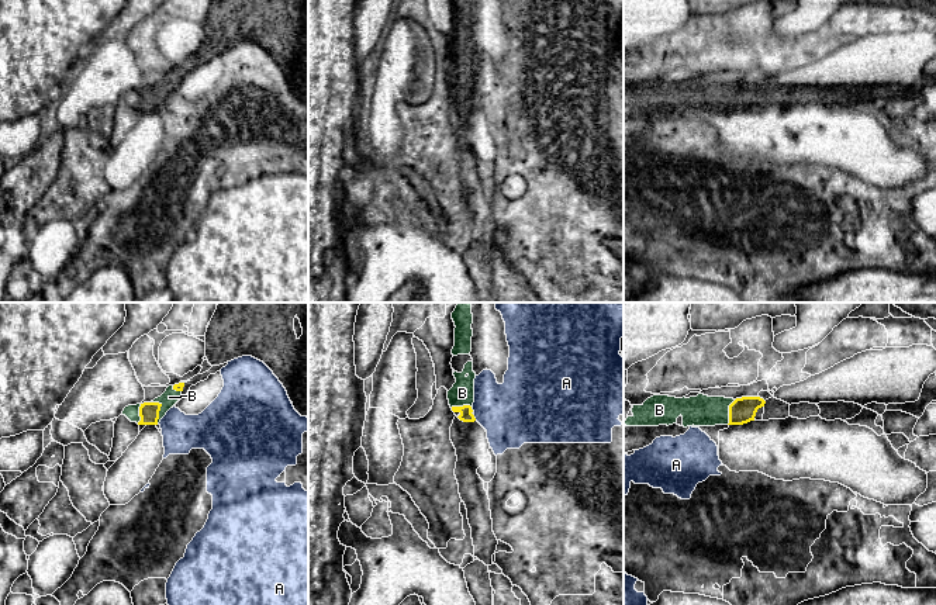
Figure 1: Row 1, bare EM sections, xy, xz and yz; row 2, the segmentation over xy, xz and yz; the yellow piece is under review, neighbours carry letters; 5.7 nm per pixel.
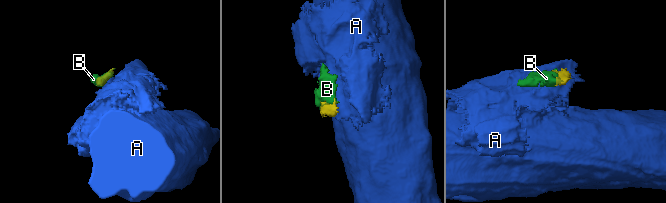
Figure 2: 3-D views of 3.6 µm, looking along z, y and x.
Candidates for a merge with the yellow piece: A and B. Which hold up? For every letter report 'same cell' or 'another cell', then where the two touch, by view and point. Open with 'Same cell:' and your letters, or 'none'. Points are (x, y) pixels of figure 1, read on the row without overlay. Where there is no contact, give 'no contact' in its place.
Same cell: B
A: another cell | xz (475, 103)
B: same cell | xy (159, 94)

